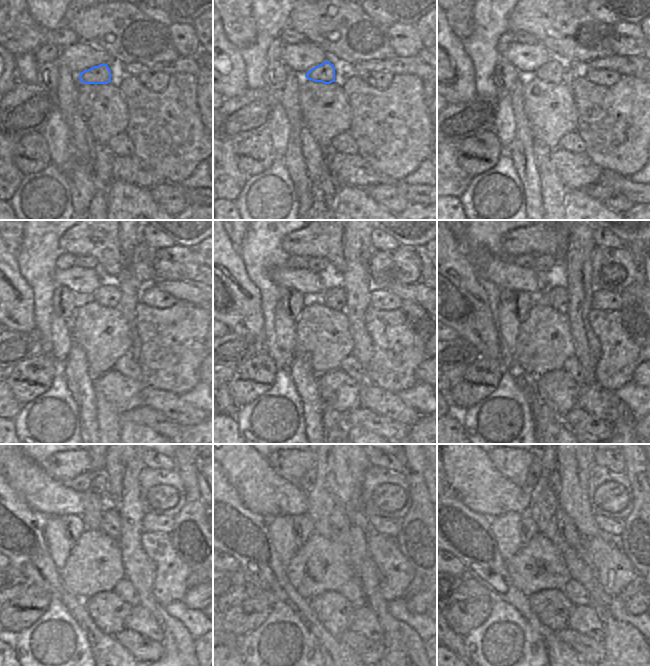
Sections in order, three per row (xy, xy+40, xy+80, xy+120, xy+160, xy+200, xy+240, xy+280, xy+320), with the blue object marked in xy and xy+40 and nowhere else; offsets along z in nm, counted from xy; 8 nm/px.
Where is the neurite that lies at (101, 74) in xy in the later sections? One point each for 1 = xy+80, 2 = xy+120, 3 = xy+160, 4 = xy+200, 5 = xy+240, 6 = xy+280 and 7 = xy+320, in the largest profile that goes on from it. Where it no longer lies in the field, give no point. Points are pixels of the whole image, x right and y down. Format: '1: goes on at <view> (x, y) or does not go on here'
1: goes on at xy+80 (552, 71)
2: goes on at xy+120 (108, 296)
3: goes on at xy+160 (334, 298)
4: goes on at xy+200 (557, 297)
5: goes on at xy+240 (111, 523)
6: goes on at xy+280 (340, 523)
7: goes on at xy+320 (567, 529)

